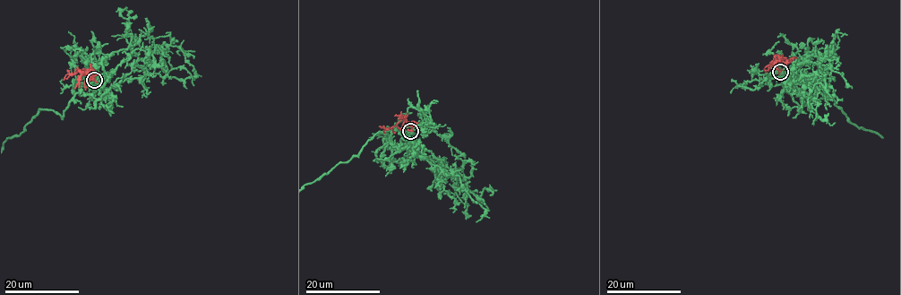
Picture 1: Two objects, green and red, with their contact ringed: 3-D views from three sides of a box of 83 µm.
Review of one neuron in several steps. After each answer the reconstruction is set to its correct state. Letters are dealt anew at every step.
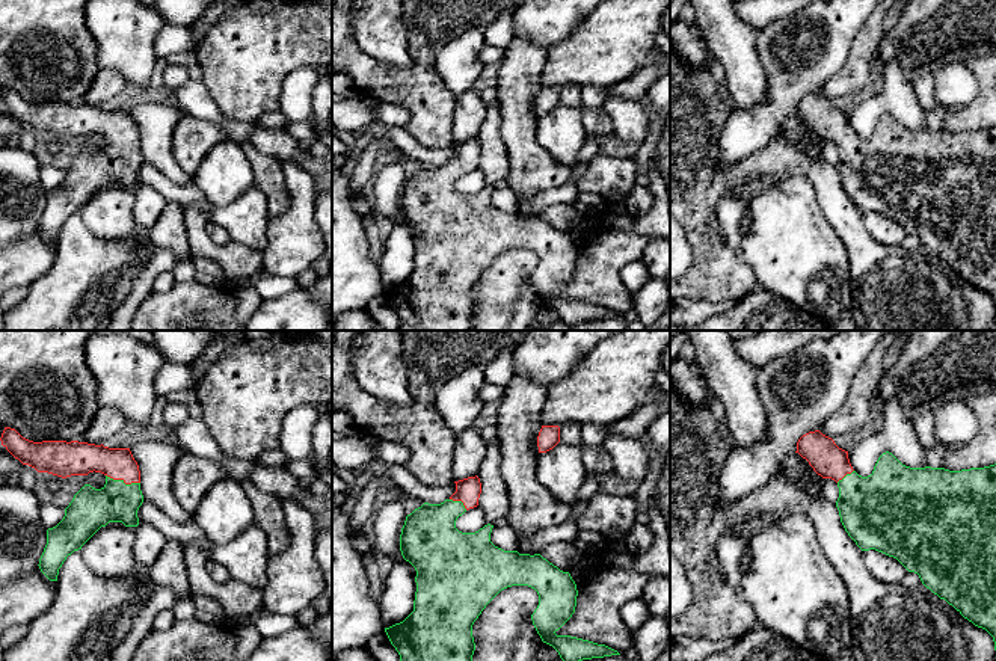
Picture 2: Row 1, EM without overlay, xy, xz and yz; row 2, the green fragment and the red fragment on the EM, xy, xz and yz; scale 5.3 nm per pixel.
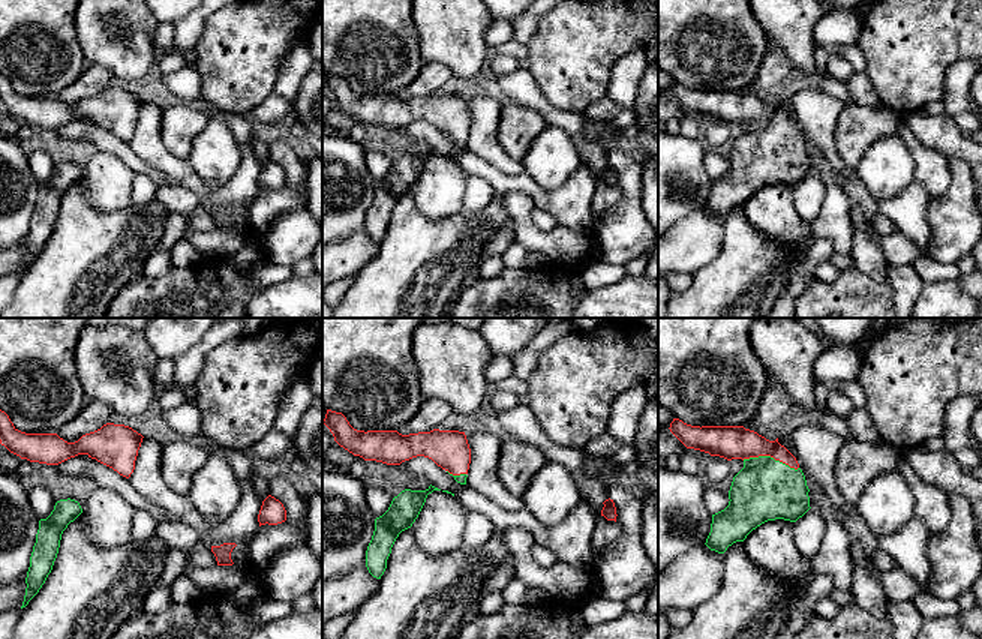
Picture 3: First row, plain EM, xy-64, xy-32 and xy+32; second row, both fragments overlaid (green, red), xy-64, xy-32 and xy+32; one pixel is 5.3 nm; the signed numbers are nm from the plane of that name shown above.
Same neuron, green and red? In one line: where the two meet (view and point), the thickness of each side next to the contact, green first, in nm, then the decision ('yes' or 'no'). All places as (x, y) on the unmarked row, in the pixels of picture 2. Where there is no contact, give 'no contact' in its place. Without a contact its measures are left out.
contact xy (122, 142); calibres 220 and 170 nm; yes

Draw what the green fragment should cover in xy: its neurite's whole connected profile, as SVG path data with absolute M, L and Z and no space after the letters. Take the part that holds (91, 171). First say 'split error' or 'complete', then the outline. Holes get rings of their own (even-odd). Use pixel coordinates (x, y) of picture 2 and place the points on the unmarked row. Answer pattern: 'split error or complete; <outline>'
split error; M5 89L0 103L15 121L38 134L62 140L94 133L106 137L101 151L85 146L65 171L63 181L47 192L47 207L38 228L50 243L57 243L66 219L81 211L101 189L109 184L139 187L137 172L143 157L139 127L130 110L109 110L78 103L33 104L11 89Z

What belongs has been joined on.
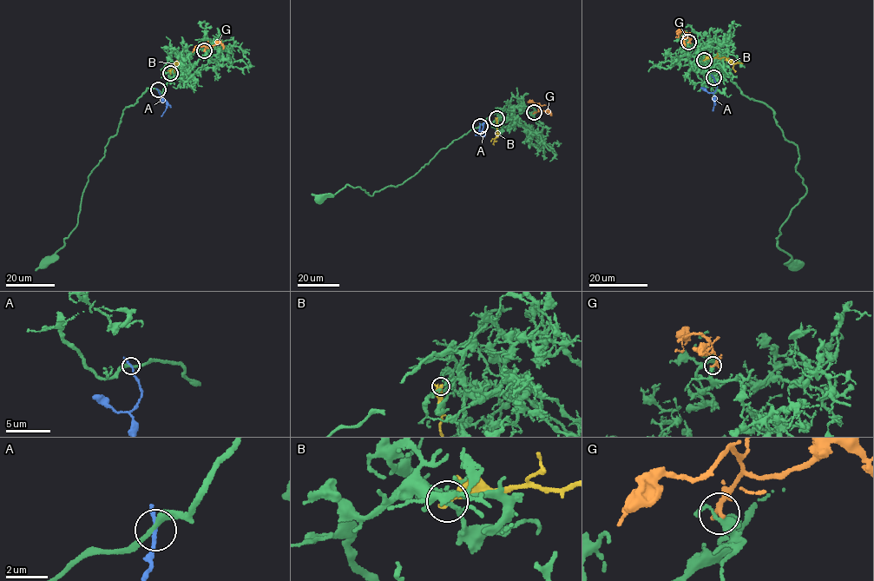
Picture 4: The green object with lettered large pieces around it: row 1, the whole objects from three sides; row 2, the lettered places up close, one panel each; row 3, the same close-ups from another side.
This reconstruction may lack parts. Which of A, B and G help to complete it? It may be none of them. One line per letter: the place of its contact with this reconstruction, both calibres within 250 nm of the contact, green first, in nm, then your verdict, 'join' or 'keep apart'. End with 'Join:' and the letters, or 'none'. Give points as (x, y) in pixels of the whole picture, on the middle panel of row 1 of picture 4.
A: meets green at (480, 126); 240 nm thick on the green side, 170 nm on the other; keep apart
B: meets green at (496, 118); 150 nm thick on the green side, 380 nm on the other; keep apart
G: meets green at (534, 112); 240 nm thick on the green side, 280 nm on the other; keep apart
Join: none

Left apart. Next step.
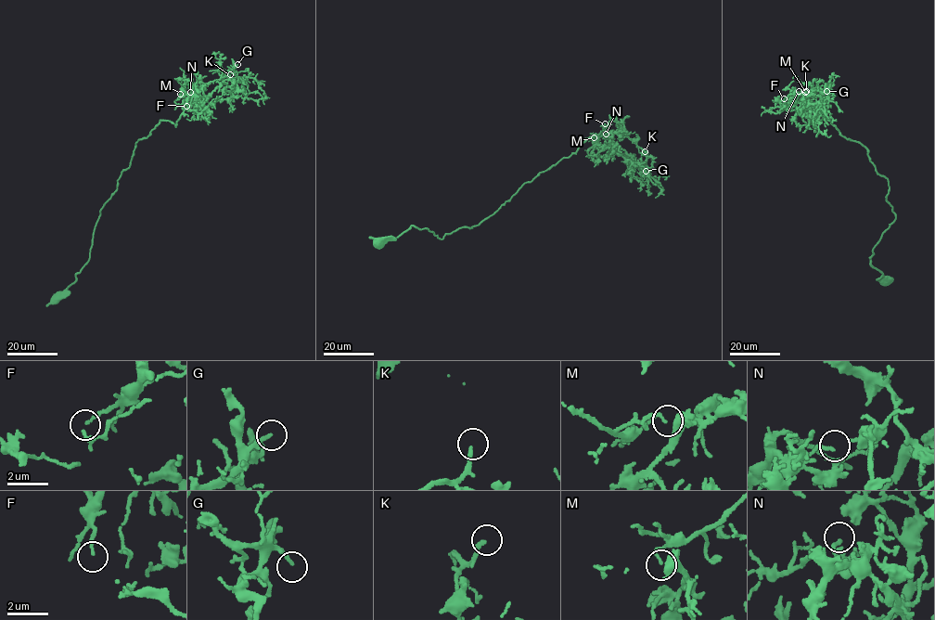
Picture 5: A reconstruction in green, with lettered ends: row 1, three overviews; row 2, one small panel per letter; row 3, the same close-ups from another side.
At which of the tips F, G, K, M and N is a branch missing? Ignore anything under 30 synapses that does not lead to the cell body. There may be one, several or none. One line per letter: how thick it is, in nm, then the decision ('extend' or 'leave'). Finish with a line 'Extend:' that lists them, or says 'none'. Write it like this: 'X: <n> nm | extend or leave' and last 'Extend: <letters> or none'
F: 130 nm | leave
G: 160 nm | extend
K: 170 nm | extend
M: 120 nm | leave
N: 100 nm | leave
Extend: G, K

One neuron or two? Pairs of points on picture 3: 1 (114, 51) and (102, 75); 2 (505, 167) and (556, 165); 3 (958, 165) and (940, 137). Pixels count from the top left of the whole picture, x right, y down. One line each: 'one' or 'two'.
1: two
2: two
3: two

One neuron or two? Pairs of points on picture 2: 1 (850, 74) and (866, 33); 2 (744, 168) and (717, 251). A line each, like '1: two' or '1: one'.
1: one
2: one

